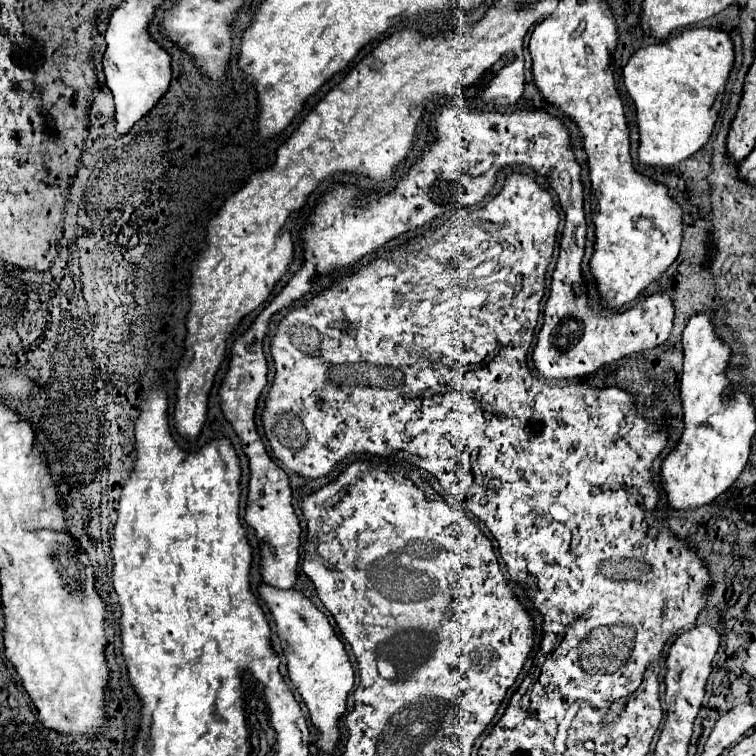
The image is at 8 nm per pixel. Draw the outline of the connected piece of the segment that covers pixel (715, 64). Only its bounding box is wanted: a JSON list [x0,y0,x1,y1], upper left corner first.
[623,28,733,164]

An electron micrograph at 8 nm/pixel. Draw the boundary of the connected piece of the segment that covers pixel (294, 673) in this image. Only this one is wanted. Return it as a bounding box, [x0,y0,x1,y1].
[259,584,353,752]

